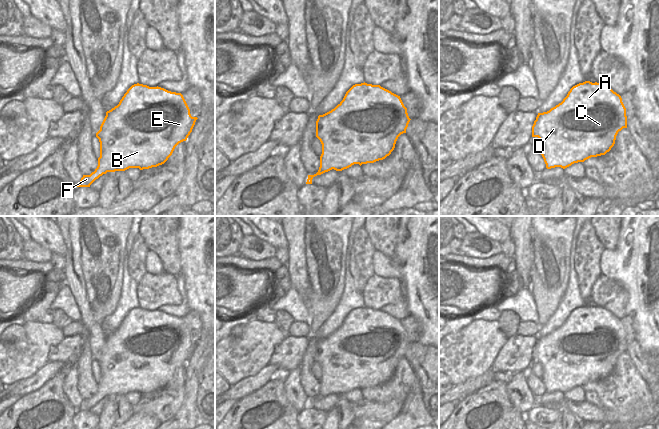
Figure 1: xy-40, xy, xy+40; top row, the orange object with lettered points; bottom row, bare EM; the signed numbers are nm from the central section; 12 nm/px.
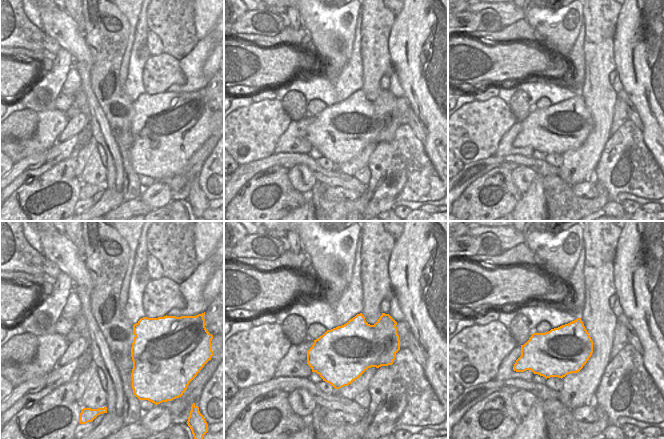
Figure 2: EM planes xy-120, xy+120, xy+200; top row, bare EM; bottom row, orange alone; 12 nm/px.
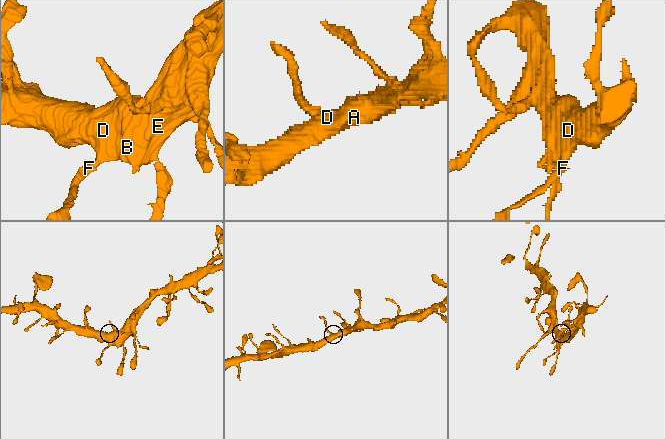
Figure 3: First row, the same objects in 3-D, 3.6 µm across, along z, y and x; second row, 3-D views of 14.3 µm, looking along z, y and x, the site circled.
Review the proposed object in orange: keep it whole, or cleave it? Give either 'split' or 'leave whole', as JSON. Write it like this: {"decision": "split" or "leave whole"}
{"decision": "leave whole"}

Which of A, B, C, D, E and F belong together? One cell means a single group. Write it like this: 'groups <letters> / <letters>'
groups A B C D E F

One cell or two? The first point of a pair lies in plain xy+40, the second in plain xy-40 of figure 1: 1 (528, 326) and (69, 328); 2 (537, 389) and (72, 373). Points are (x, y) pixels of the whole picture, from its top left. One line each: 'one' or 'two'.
1: one
2: two

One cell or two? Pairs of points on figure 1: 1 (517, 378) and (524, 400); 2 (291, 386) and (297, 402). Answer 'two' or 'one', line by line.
1: one
2: one

